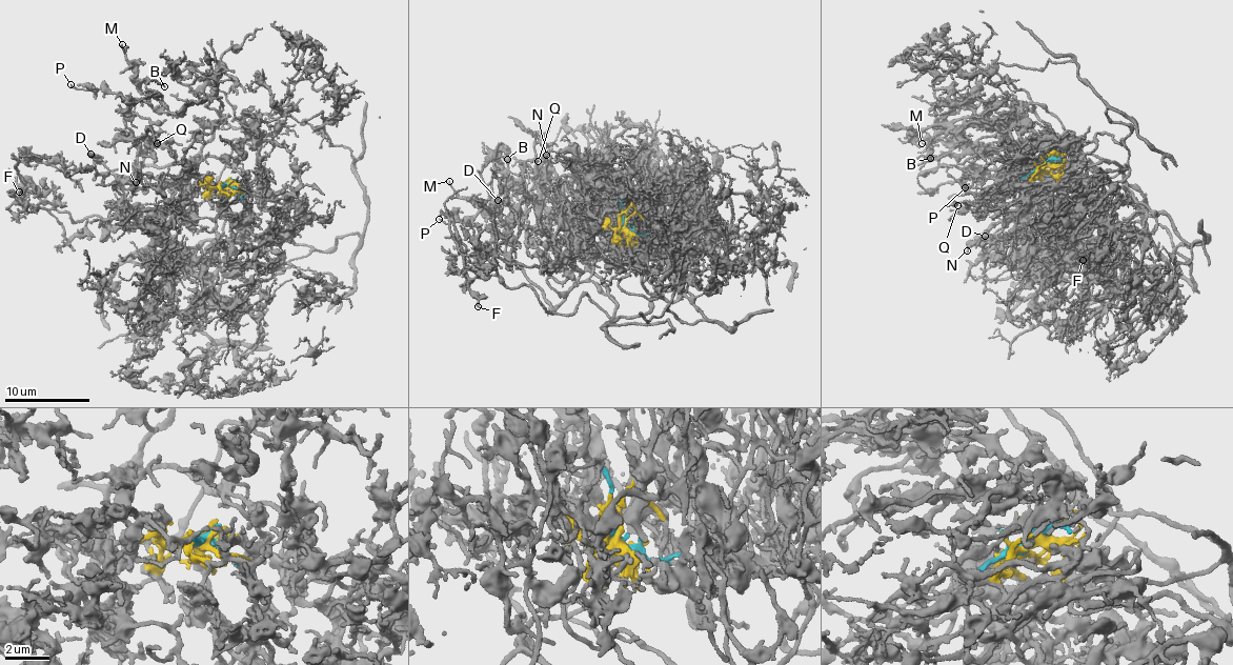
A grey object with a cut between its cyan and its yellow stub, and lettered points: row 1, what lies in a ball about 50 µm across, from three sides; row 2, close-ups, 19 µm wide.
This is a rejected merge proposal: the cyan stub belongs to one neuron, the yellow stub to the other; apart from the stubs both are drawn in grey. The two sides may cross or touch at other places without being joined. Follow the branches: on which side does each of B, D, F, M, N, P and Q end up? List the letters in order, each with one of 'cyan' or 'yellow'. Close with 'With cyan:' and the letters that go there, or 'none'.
B: yellow
D: yellow
F: yellow
M: yellow
N: yellow
P: yellow
Q: yellow
With cyan: none

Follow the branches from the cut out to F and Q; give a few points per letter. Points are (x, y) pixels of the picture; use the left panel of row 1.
F: (225, 184), (168, 193), (174, 209), (156, 238), (142, 221), (74, 221), (21, 179), (19, 193)
Q: (225, 184), (176, 188), (176, 201), (189, 182), (185, 166), (138, 165), (127, 116), (150, 122), (157, 144)

